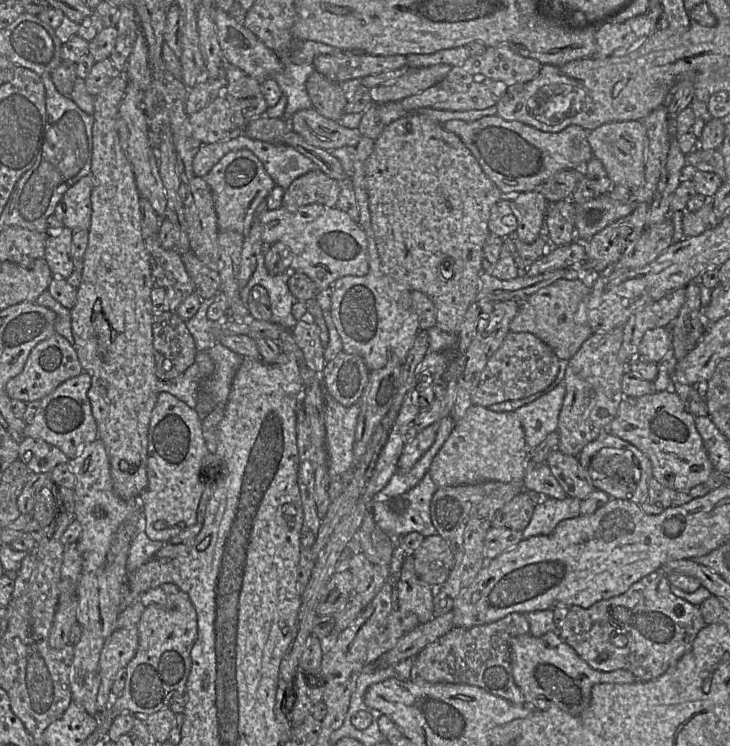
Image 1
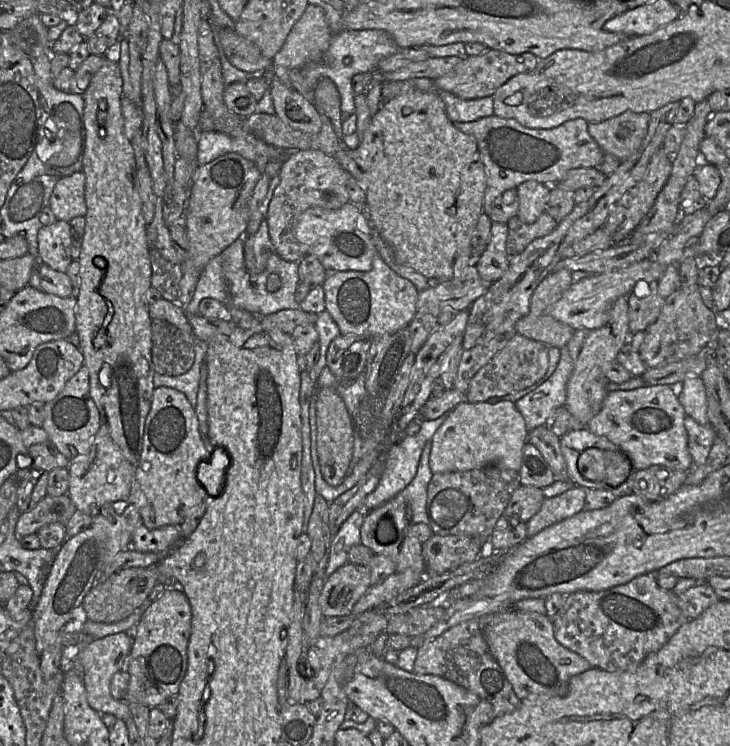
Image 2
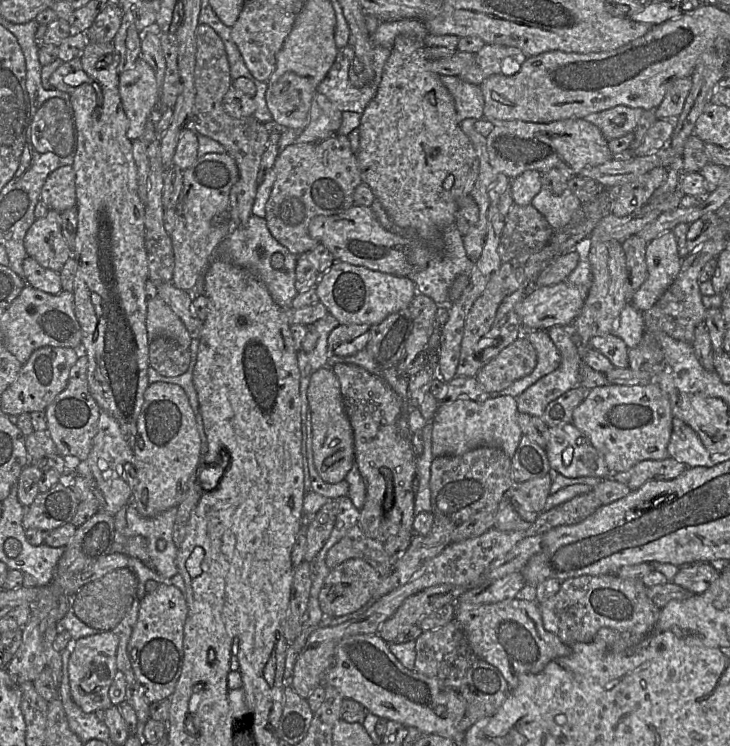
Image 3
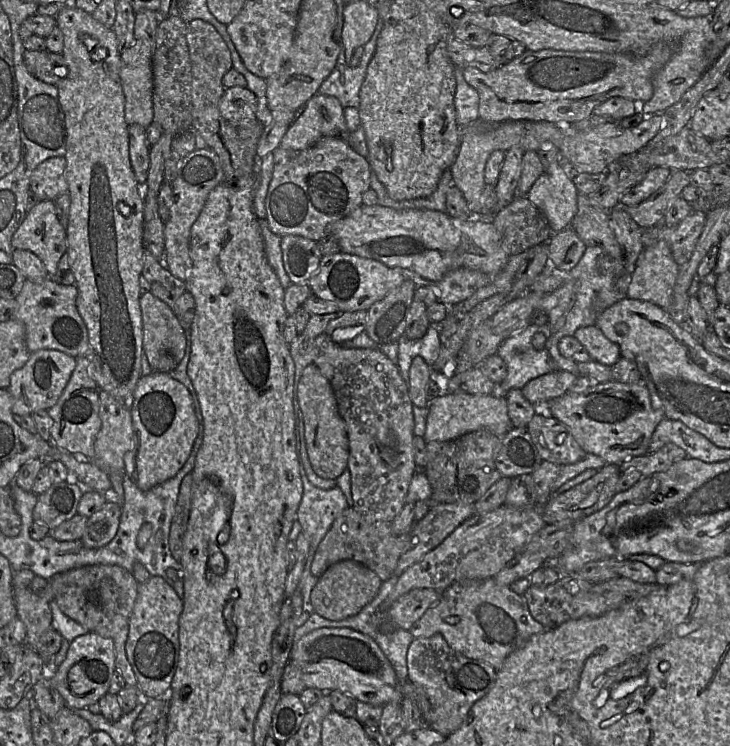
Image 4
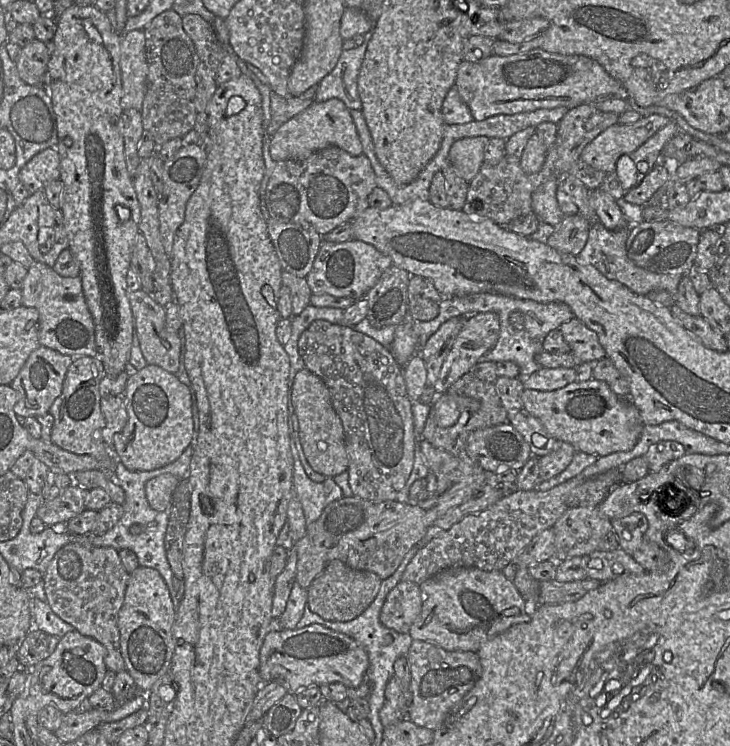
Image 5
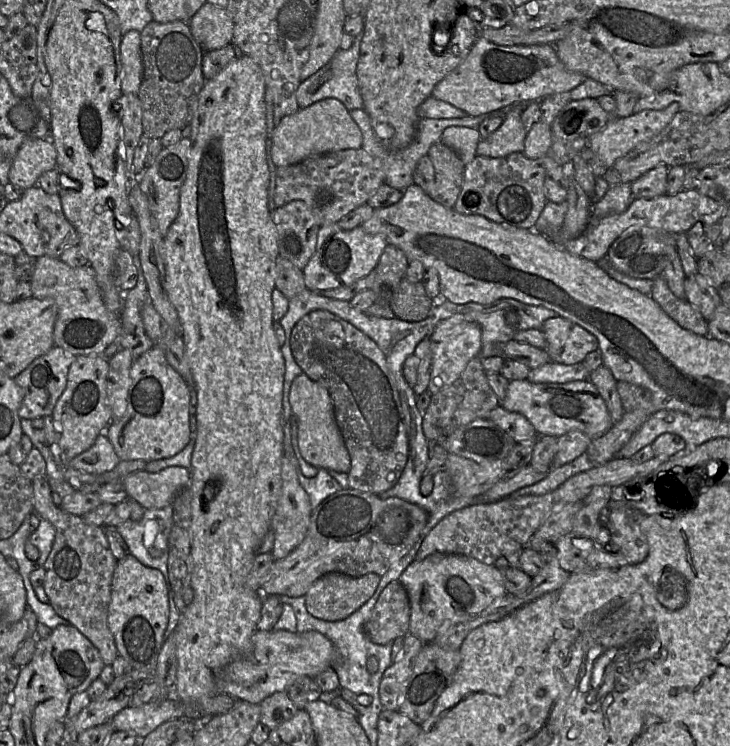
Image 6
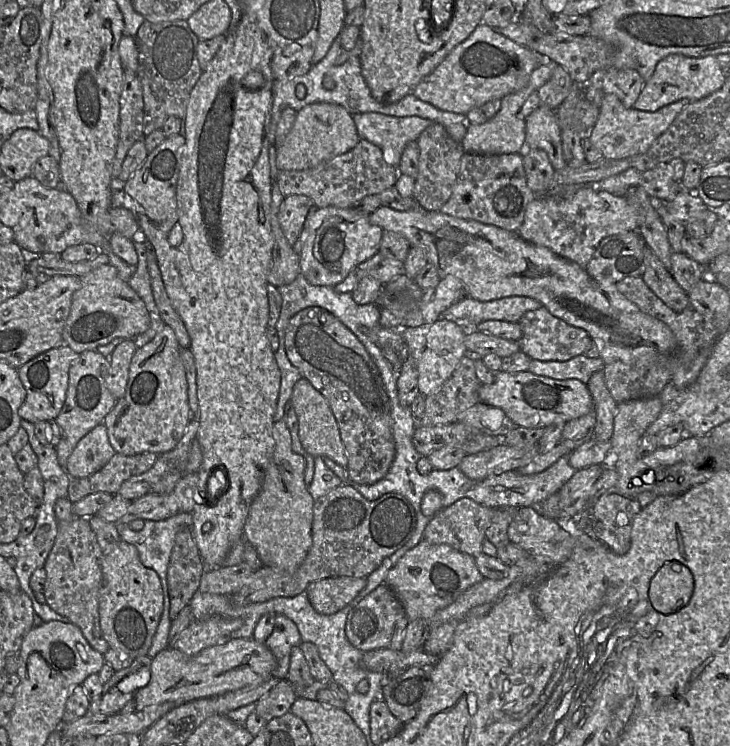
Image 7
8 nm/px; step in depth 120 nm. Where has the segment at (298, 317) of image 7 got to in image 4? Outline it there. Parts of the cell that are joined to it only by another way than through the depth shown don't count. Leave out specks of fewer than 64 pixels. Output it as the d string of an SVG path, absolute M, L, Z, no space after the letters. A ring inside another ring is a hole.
M325 332L315 339L313 364L330 382L337 399L339 414L346 424L349 442L347 469L350 472L353 507L364 518L392 522L405 504L409 484L416 471L413 447L413 404L408 394L407 384L398 366L379 347L347 348L333 342Z

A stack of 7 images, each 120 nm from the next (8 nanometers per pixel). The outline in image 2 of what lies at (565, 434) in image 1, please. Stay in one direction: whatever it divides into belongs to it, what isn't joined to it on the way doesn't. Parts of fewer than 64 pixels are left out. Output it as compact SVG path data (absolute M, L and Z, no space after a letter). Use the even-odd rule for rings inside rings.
M619 297L611 307L607 322L598 329L575 330L567 347L573 362L573 371L567 383L565 407L571 414L568 430L587 428L590 420L597 415L608 394L608 379L603 373L606 364L616 361L620 349L627 344L628 303L626 297Z

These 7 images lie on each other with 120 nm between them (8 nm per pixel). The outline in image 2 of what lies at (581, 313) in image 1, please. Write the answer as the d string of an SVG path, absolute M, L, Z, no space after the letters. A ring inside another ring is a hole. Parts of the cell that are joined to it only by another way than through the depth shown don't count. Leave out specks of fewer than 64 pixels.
M567 269L548 273L533 291L529 313L516 322L517 334L547 347L567 346L575 330L553 318L551 307L572 284L571 271Z

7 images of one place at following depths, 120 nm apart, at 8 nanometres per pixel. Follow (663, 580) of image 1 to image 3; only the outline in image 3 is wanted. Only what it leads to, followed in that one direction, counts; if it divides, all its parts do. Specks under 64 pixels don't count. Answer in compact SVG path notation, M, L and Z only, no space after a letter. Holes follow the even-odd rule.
M616 574L584 575L564 580L559 591L539 603L538 608L544 629L569 647L592 641L604 627L629 634L635 645L653 630L660 615L660 608L648 597L647 587L641 580L625 579Z

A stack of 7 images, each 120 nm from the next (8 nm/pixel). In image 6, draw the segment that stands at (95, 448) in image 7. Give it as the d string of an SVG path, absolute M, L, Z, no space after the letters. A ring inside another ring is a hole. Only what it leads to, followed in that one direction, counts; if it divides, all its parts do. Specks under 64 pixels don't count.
M101 433L88 450L69 462L69 467L79 472L102 474L114 469L120 460L112 443L104 433Z

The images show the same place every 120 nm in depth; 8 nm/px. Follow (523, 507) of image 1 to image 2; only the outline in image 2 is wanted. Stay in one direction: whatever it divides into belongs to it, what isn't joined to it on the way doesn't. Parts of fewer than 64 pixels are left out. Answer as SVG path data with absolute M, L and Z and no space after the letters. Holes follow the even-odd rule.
M520 485L510 497L503 515L527 523L540 510L544 499L542 489Z

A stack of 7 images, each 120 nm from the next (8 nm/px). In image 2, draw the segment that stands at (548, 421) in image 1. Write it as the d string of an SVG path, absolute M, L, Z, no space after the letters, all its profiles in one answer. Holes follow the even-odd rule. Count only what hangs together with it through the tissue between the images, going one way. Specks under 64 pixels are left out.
M567 346L559 350L560 359L553 374L515 403L524 418L527 431L545 426L552 412L565 405L567 383L573 371L573 362Z

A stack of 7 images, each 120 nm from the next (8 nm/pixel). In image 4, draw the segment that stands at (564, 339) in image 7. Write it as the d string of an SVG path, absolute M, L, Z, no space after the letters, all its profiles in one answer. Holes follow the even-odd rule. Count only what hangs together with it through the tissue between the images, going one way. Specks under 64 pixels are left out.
M596 326L581 327L575 331L573 337L586 349L592 361L611 367L621 358L619 346L606 338Z

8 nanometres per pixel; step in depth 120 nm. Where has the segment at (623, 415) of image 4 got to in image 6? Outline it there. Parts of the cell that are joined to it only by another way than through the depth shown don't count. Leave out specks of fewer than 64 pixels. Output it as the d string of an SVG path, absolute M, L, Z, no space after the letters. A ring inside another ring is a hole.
M529 380L510 381L500 406L524 415L539 435L562 436L578 430L595 439L614 425L606 404L597 388L589 380L568 383L532 383Z

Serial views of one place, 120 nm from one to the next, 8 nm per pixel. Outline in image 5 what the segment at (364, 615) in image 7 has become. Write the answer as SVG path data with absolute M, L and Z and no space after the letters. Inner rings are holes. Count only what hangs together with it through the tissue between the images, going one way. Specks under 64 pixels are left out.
M400 581L387 594L380 611L380 622L398 633L408 633L422 610L419 585Z

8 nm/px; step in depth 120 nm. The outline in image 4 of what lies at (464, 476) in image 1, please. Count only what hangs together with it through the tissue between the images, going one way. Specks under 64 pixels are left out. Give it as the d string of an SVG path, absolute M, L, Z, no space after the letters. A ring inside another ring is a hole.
M448 393L431 401L425 432L425 442L448 441L466 433L485 429L502 438L513 425L508 415L507 401L500 394L477 395L468 393Z

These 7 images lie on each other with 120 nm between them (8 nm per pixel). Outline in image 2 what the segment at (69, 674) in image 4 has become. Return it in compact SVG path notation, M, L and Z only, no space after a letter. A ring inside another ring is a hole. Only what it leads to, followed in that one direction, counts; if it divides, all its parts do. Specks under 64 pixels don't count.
M120 632L100 639L93 639L83 647L73 651L73 667L79 668L85 686L87 702L100 714L113 714L117 719L130 719L128 703L115 700L110 693L110 683L114 674L125 669L133 645L133 632Z

